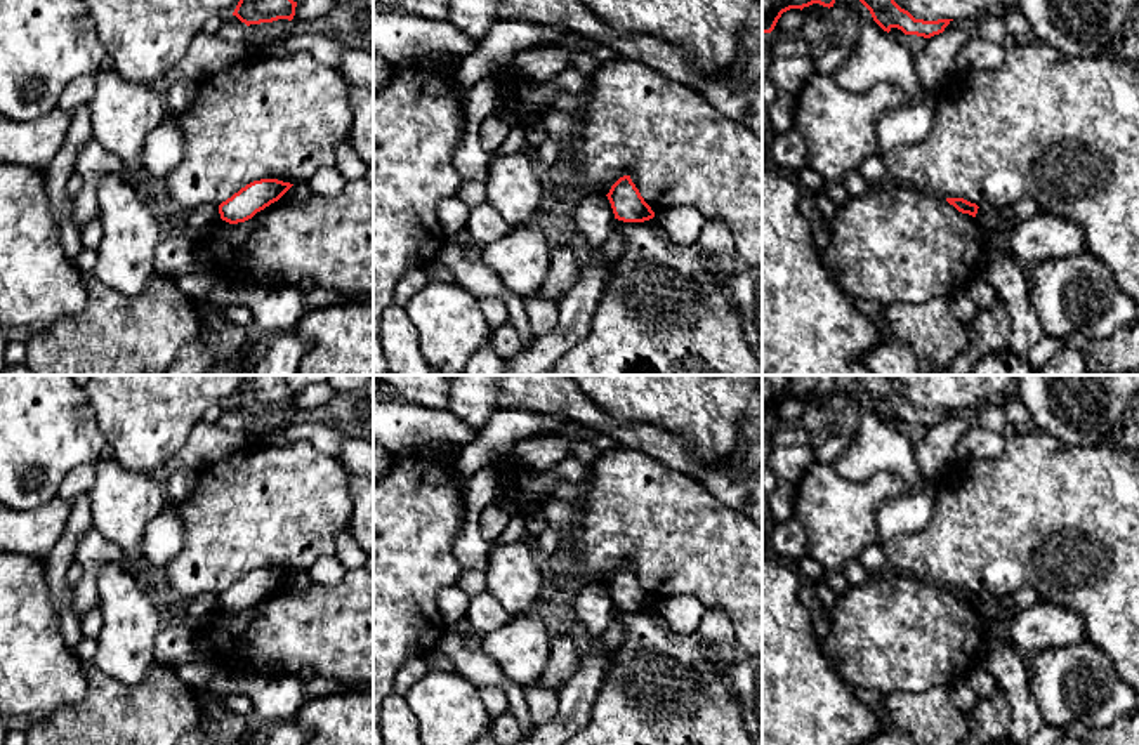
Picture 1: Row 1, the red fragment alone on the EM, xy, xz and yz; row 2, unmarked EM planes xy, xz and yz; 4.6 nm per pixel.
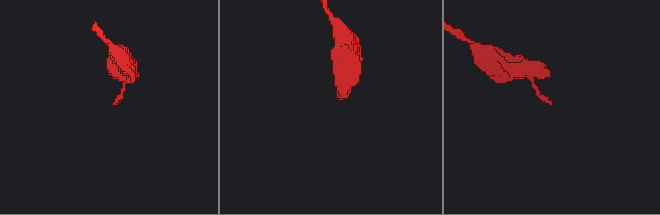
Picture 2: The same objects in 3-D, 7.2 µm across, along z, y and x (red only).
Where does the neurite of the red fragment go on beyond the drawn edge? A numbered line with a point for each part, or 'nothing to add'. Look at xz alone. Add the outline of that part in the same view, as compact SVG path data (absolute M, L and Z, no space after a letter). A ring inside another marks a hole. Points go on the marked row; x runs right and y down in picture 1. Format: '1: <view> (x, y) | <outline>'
nothing to add

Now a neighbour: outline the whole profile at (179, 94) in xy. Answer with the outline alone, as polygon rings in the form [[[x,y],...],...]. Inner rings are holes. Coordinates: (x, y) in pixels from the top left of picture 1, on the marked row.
[[[198,80],[168,83],[168,89],[165,94],[167,109],[175,115],[181,115],[191,104],[191,101],[196,97],[198,90],[200,90]]]

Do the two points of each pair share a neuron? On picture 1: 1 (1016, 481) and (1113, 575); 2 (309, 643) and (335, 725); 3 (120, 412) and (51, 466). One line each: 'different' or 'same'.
1: same
2: different
3: different

